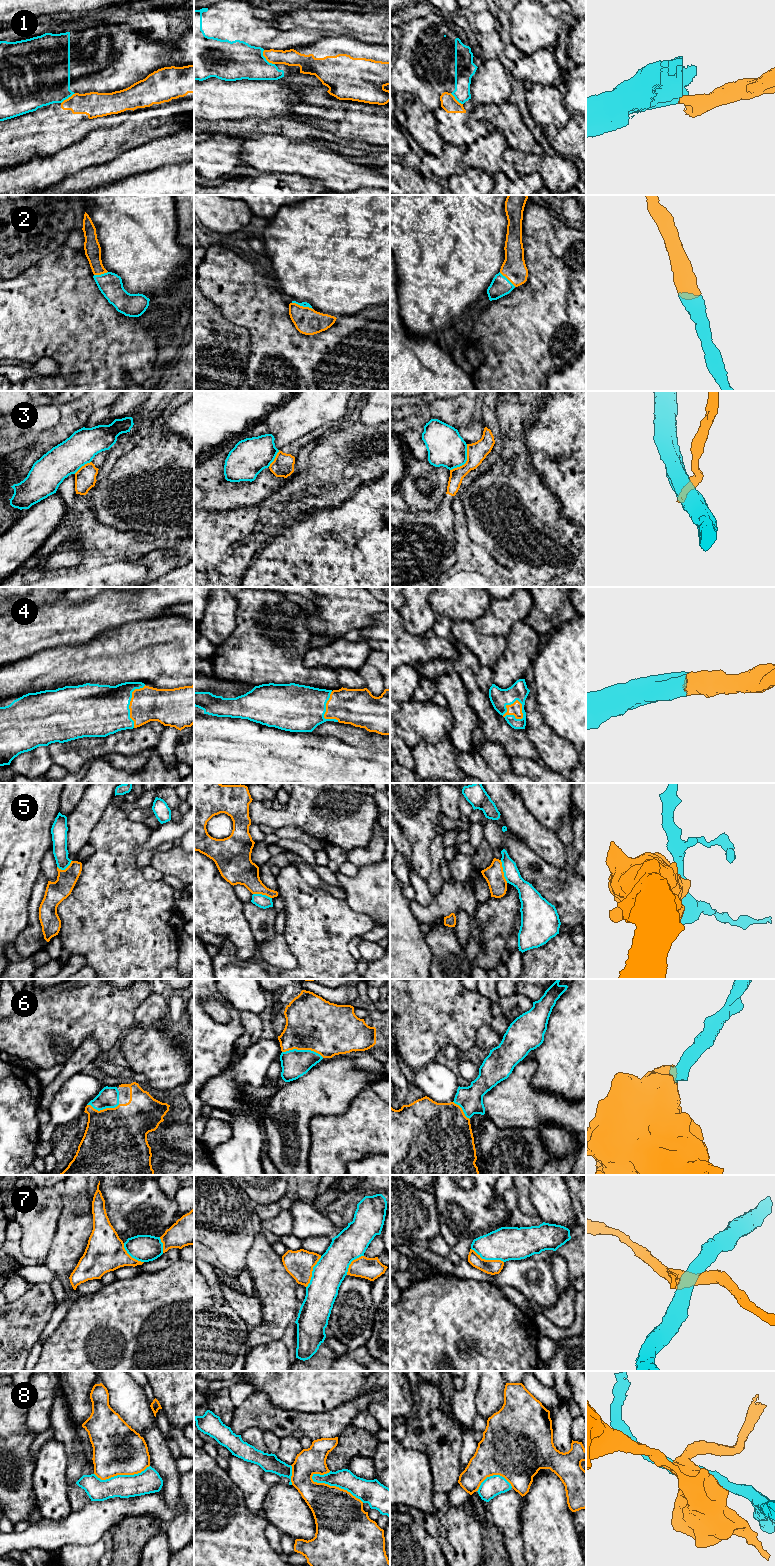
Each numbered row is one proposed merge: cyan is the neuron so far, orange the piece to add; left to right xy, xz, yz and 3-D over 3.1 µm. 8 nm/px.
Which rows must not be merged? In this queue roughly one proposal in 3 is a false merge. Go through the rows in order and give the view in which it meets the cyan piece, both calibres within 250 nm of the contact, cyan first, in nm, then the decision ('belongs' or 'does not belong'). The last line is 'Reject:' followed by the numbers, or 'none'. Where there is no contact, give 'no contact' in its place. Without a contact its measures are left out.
1: contact in xz; calibres 320 and 130 nm; does not belong
2: contact in xz; calibres 50 and 220 nm; belongs
3: contact in yz; calibres 300 and 160 nm; does not belong
4: contact in yz; calibres 150 and 100 nm; belongs
5: contact in yz; calibres 130 and 160 nm; does not belong
6: contact in xz; calibres 220 and 440 nm; belongs
7: contact in yz; calibres 280 and 120 nm; does not belong
8: contact in xz; calibres 170 and 400 nm; does not belong
Reject: 1, 3, 5, 7, 8

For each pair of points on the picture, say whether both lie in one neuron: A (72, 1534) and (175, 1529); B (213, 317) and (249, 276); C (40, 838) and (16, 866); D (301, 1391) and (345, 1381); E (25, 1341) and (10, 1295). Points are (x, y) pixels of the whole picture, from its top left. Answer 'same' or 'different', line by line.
A: different
B: different
C: same
D: same
E: different

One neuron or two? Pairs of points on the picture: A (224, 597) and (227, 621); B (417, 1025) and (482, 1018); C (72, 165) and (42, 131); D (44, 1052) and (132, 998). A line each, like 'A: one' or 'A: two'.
A: one
B: one
C: two
D: one

